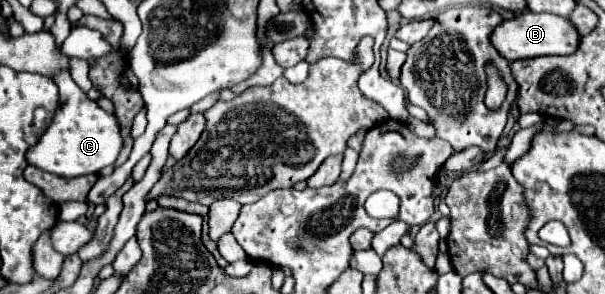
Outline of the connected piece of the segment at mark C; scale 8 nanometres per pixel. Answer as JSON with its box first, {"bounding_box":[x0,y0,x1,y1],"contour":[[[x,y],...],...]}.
{"bounding_box":[26,72,124,178],"contour":[[[66,72],[54,78],[54,82],[60,86],[60,106],[42,140],[38,140],[34,148],[30,148],[26,156],[28,162],[38,166],[40,170],[66,178],[98,174],[102,168],[112,166],[124,146],[116,116],[112,112],[108,114],[94,100],[90,100],[86,92],[78,88],[72,76],[66,76]]]}

